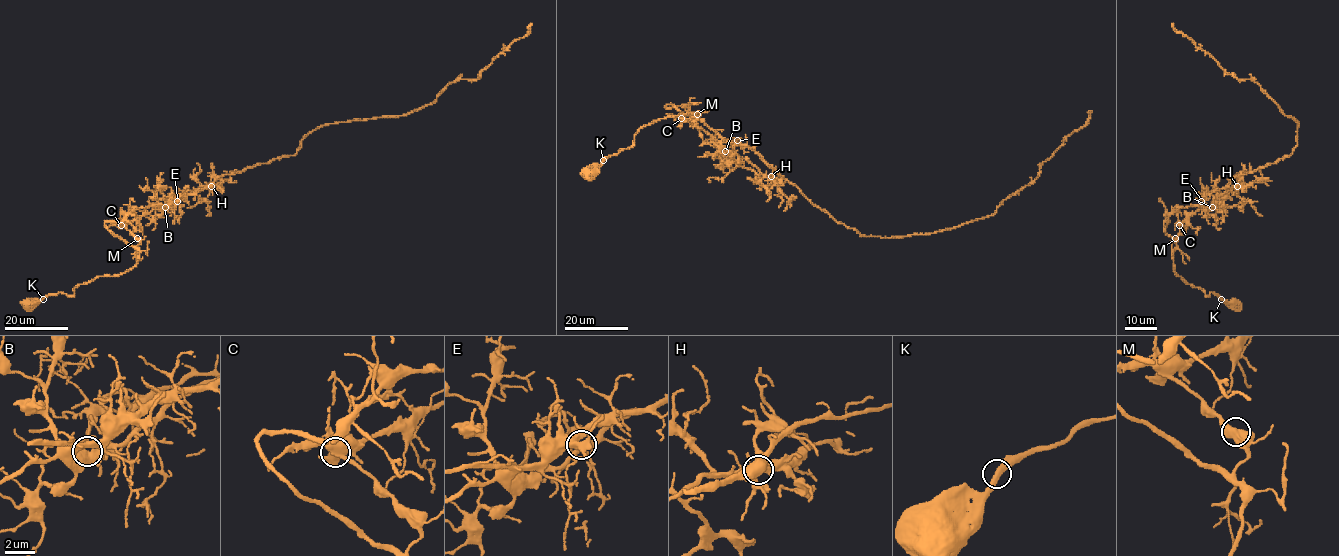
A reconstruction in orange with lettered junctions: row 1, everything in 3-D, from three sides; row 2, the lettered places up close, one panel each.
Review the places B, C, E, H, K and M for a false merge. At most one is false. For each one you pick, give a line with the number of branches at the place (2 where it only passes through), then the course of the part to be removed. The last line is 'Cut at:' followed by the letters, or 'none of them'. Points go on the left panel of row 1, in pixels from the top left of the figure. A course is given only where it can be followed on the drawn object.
Cut at: none of them

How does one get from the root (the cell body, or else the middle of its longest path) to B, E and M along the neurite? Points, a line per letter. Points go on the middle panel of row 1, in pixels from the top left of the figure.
B: (590, 172), (633, 146), (641, 128), (686, 113), (699, 112), (692, 124), (725, 151)
E: (590, 172), (633, 146), (641, 128), (669, 116), (699, 112), (692, 124), (718, 141), (737, 140)
M: (590, 172), (607, 158), (633, 146), (634, 134), (641, 128), (669, 116), (699, 112), (697, 114)

